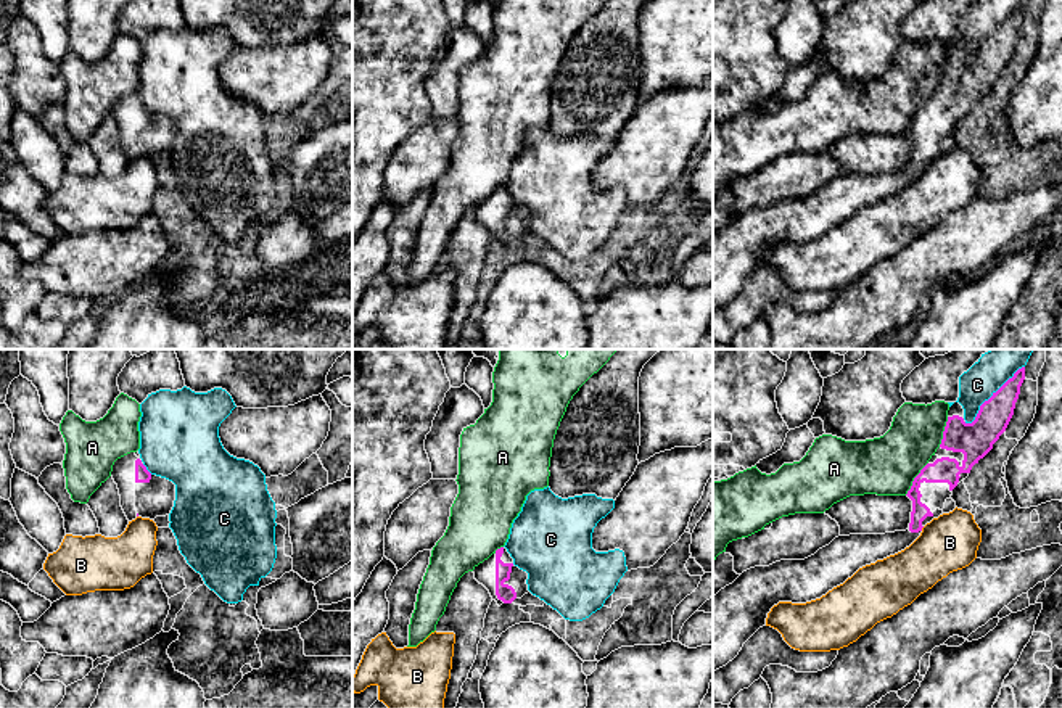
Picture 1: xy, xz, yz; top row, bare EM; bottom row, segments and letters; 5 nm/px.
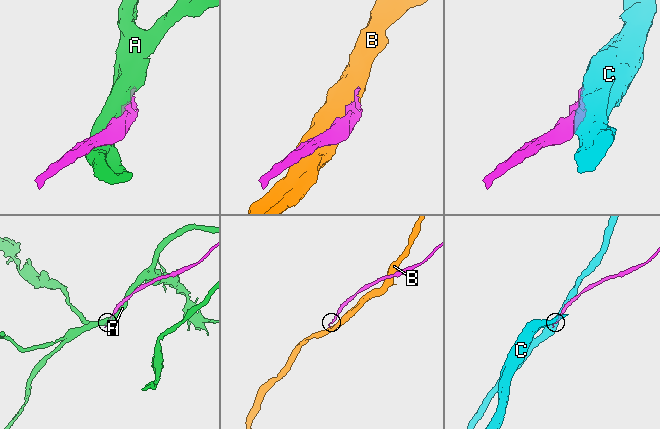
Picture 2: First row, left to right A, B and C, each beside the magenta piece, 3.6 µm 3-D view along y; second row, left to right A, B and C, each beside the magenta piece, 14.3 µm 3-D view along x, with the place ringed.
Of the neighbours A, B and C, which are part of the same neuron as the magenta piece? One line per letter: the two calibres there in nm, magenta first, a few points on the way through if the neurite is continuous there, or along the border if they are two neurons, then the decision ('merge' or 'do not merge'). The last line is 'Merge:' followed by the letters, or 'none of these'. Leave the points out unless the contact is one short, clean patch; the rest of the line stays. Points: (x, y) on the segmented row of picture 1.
A: 130/300 nm | do not merge
B: 80/280 nm | along yz (924, 526), (921, 530) | do not merge
C: 180/190 nm | do not merge
Merge: none of these

